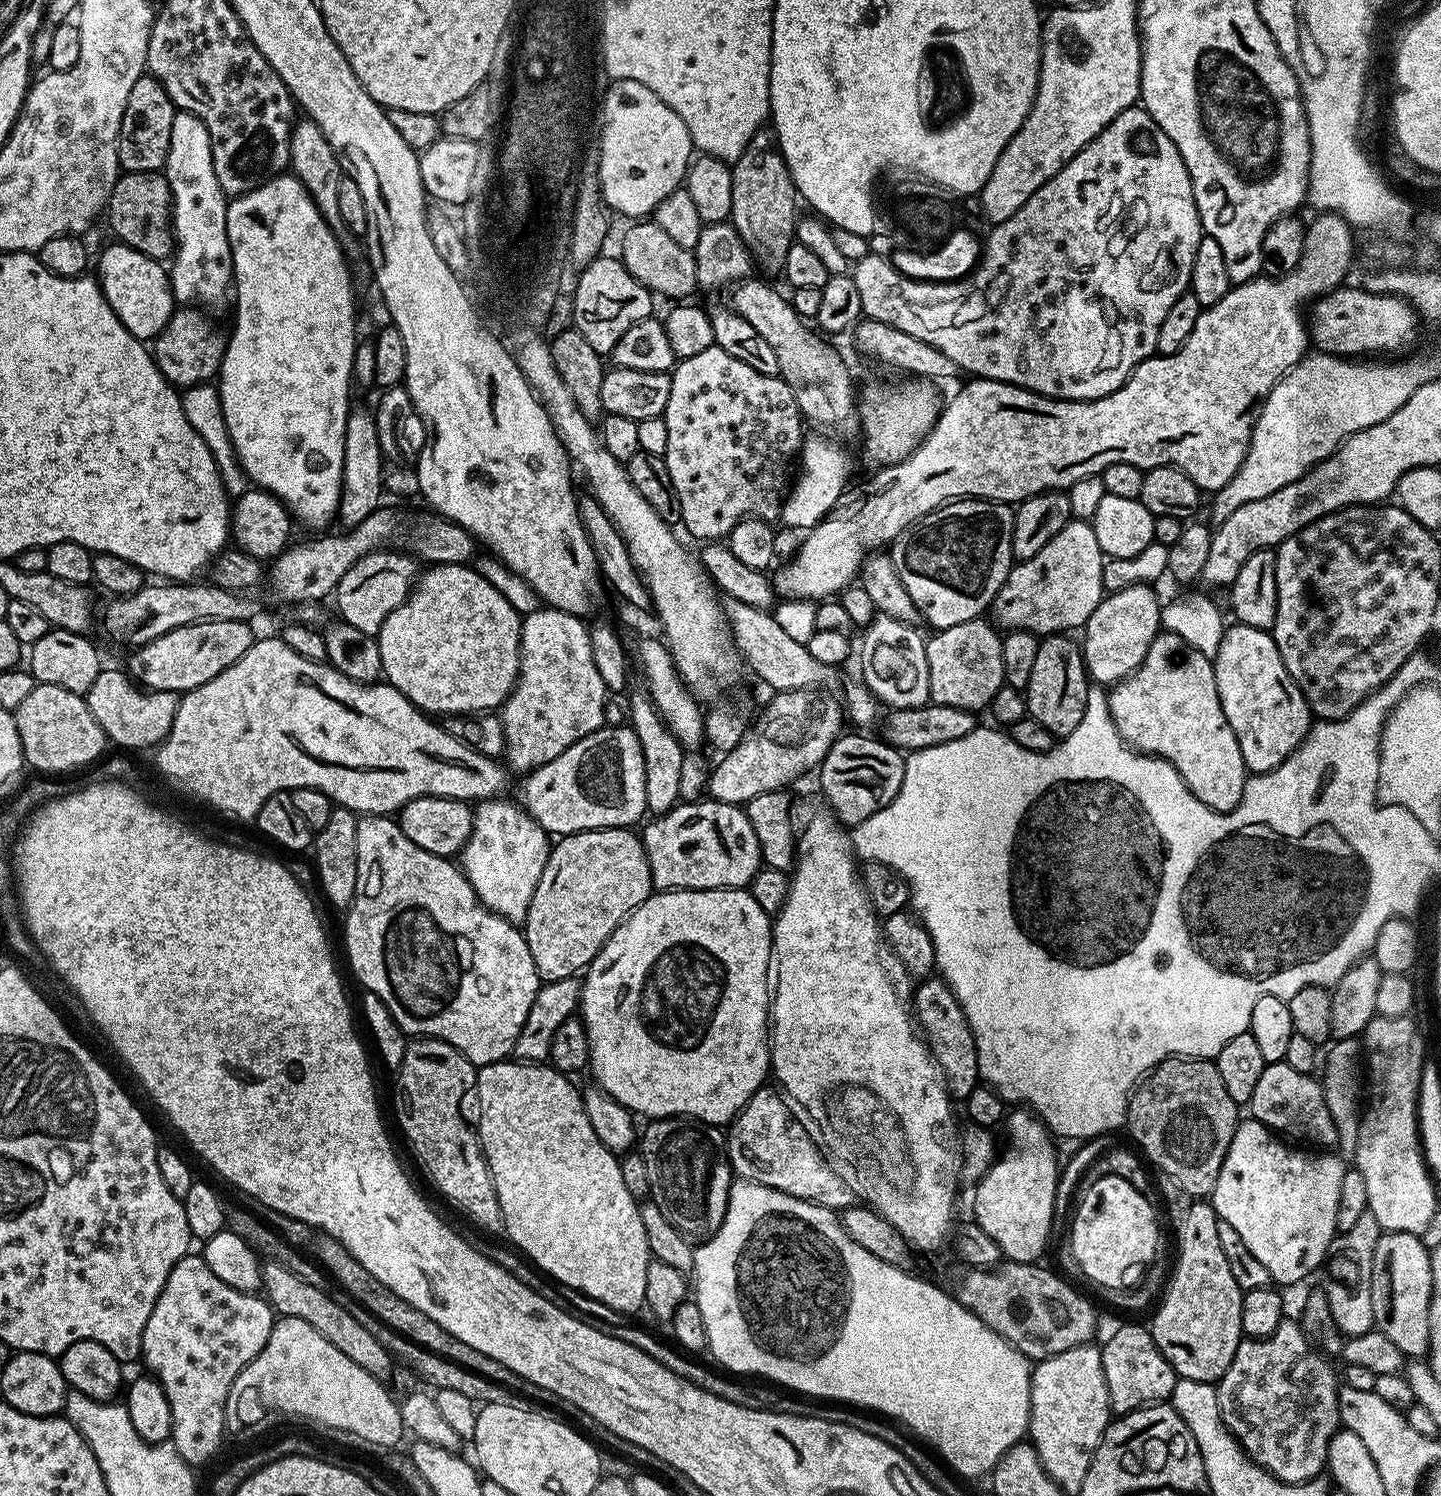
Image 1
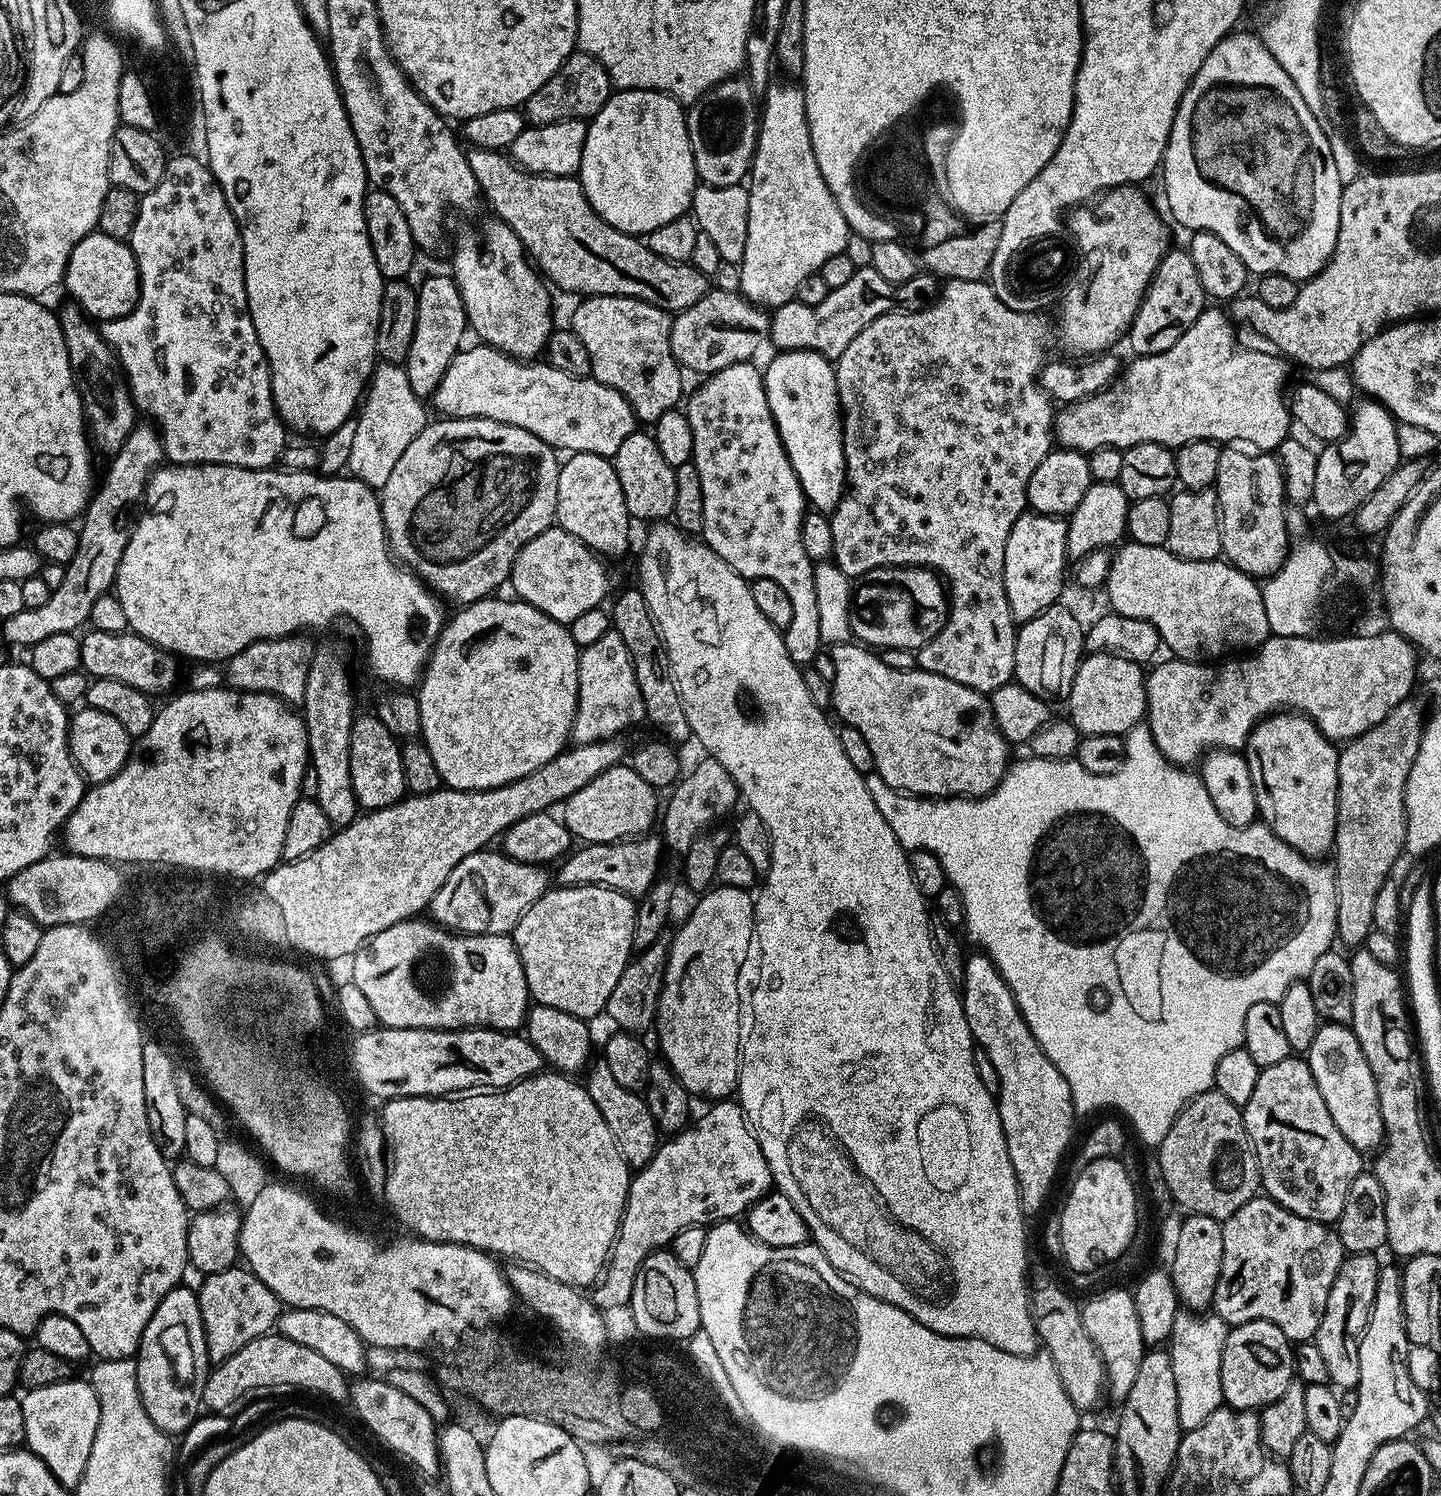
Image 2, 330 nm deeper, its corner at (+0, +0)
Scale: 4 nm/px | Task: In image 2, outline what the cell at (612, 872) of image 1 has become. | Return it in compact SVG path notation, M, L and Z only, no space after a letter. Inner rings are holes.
M579 884L573 888L556 886L545 892L542 898L538 898L538 902L534 902L534 906L530 906L530 910L526 910L526 914L522 914L522 918L516 923L516 927L510 933L512 943L515 944L520 955L522 970L526 974L529 997L535 1003L554 1006L554 1010L566 1010L566 1014L574 1014L579 1020L585 1022L591 1021L591 1016L596 1016L599 1012L601 1015L607 1009L608 999L614 990L614 986L618 986L618 978L622 978L622 970L628 965L628 961L634 955L632 935L634 934L636 906L637 901L633 897L627 896L625 892L619 892L617 888L604 888L601 884Z

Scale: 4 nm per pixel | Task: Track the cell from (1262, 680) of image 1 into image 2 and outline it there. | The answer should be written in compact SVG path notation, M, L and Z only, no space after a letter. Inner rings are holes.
M1285 710L1259 720L1242 752L1250 766L1259 819L1303 856L1327 857L1336 843L1337 745L1324 737L1309 716Z

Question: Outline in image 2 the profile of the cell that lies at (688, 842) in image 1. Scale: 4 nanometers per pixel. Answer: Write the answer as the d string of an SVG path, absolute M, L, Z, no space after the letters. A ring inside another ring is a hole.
M645 834L613 844L584 844L578 848L569 851L559 865L561 868L554 872L557 885L573 888L579 884L601 884L604 888L617 888L627 896L639 898L658 879L656 871L660 868L660 848L662 852L662 840L659 835Z

